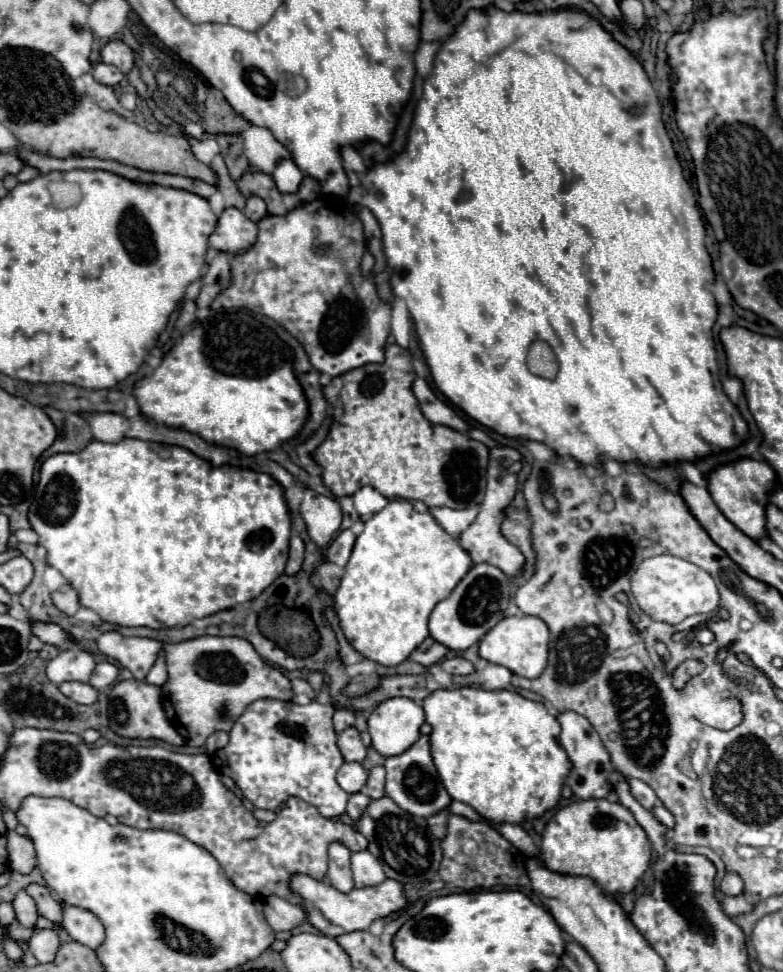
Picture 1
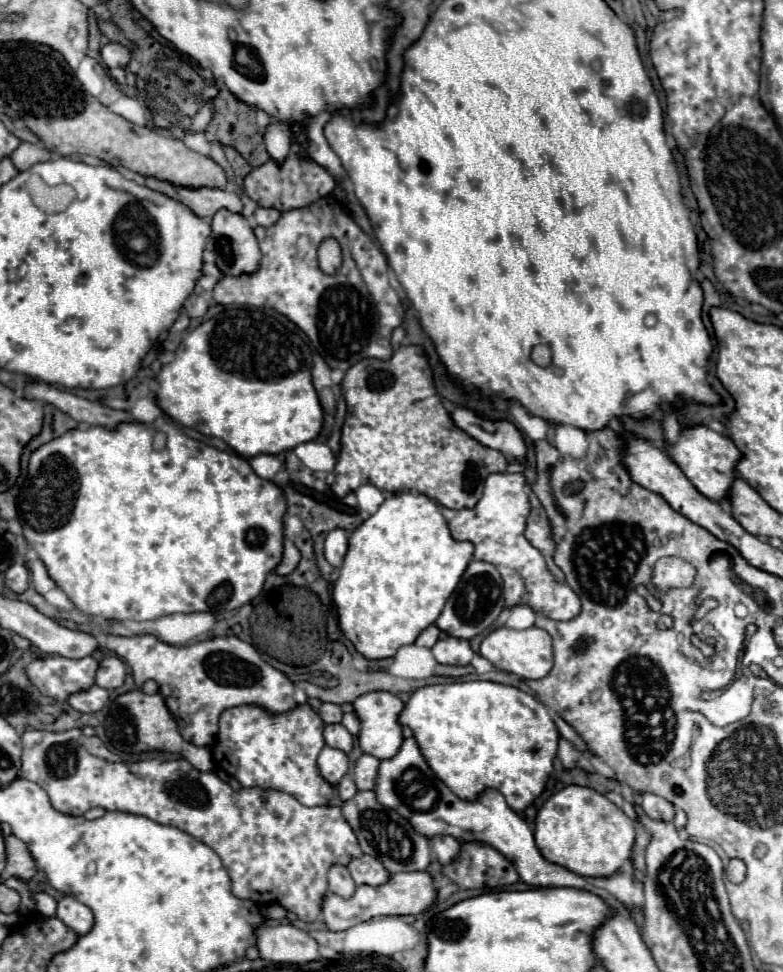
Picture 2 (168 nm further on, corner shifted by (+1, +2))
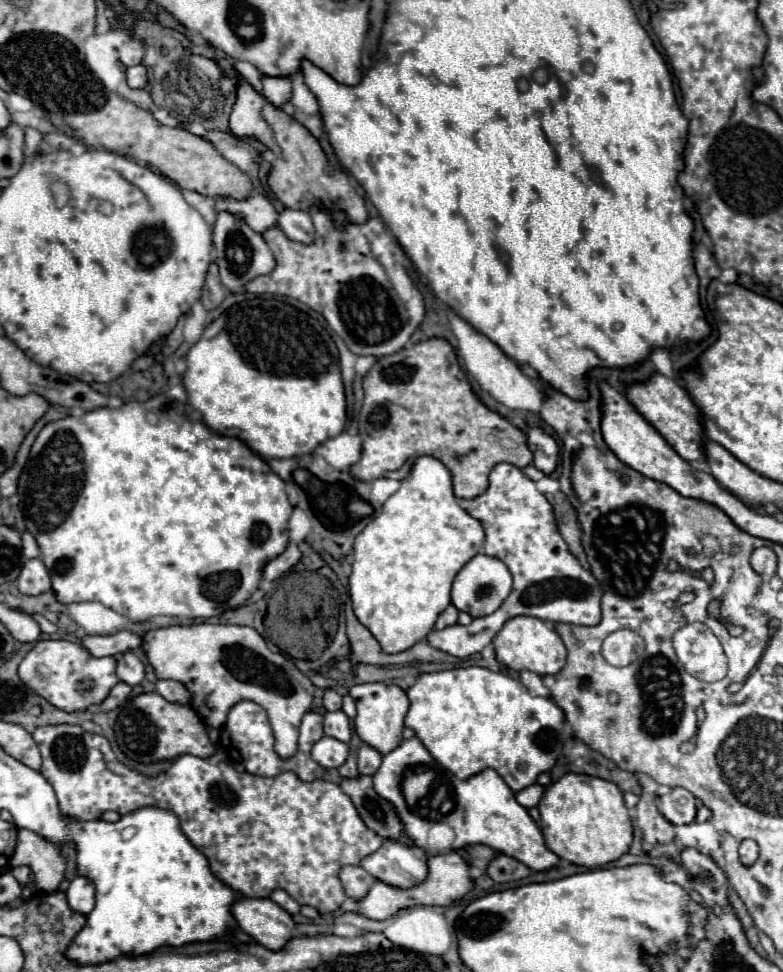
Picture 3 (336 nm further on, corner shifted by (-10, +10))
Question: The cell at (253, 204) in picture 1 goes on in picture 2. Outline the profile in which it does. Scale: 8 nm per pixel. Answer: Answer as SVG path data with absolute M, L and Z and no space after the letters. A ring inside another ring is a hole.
M257 208L257 212L255 212L255 222L259 224L259 226L273 226L277 220L279 220L279 216L281 216L281 212L279 210L271 210L271 208Z

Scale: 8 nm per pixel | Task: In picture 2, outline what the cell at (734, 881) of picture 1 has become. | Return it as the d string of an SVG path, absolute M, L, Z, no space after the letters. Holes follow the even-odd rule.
M739 858L729 860L729 864L725 868L725 876L731 882L741 882L745 878L745 864L743 864L743 860L739 860Z

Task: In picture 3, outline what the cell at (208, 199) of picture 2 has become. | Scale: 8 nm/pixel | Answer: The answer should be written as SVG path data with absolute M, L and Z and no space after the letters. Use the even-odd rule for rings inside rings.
M250 194L244 200L234 200L234 198L224 198L224 196L214 198L214 214L220 214L224 210L246 220L246 224L260 234L276 226L276 218L278 218L278 212L268 202L268 198L260 194Z

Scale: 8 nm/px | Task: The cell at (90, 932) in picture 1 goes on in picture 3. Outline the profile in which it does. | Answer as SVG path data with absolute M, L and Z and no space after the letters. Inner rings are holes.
M76 876L66 890L66 898L74 912L88 916L90 910L94 910L94 902L96 902L94 900L94 884L88 878Z

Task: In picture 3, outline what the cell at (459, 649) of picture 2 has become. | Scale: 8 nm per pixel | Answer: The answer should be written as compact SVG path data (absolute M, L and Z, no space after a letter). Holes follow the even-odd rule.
M496 464L490 472L488 490L472 498L466 512L476 518L486 532L484 554L496 556L508 566L514 586L510 596L494 614L474 618L470 626L454 624L444 630L432 630L428 642L434 648L458 658L472 656L482 652L498 630L514 616L534 616L546 622L566 622L578 626L592 626L600 622L600 584L568 552L568 546L556 528L550 502L542 492L538 492L536 482L520 468L512 464Z

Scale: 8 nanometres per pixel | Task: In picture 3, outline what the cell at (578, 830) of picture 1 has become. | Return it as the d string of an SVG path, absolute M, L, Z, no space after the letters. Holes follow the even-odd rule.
M564 774L558 782L548 786L544 798L538 804L538 810L546 846L562 860L578 866L598 868L614 862L628 852L634 838L632 818L624 804L622 792L618 786L614 786L614 782L602 778L586 774Z

